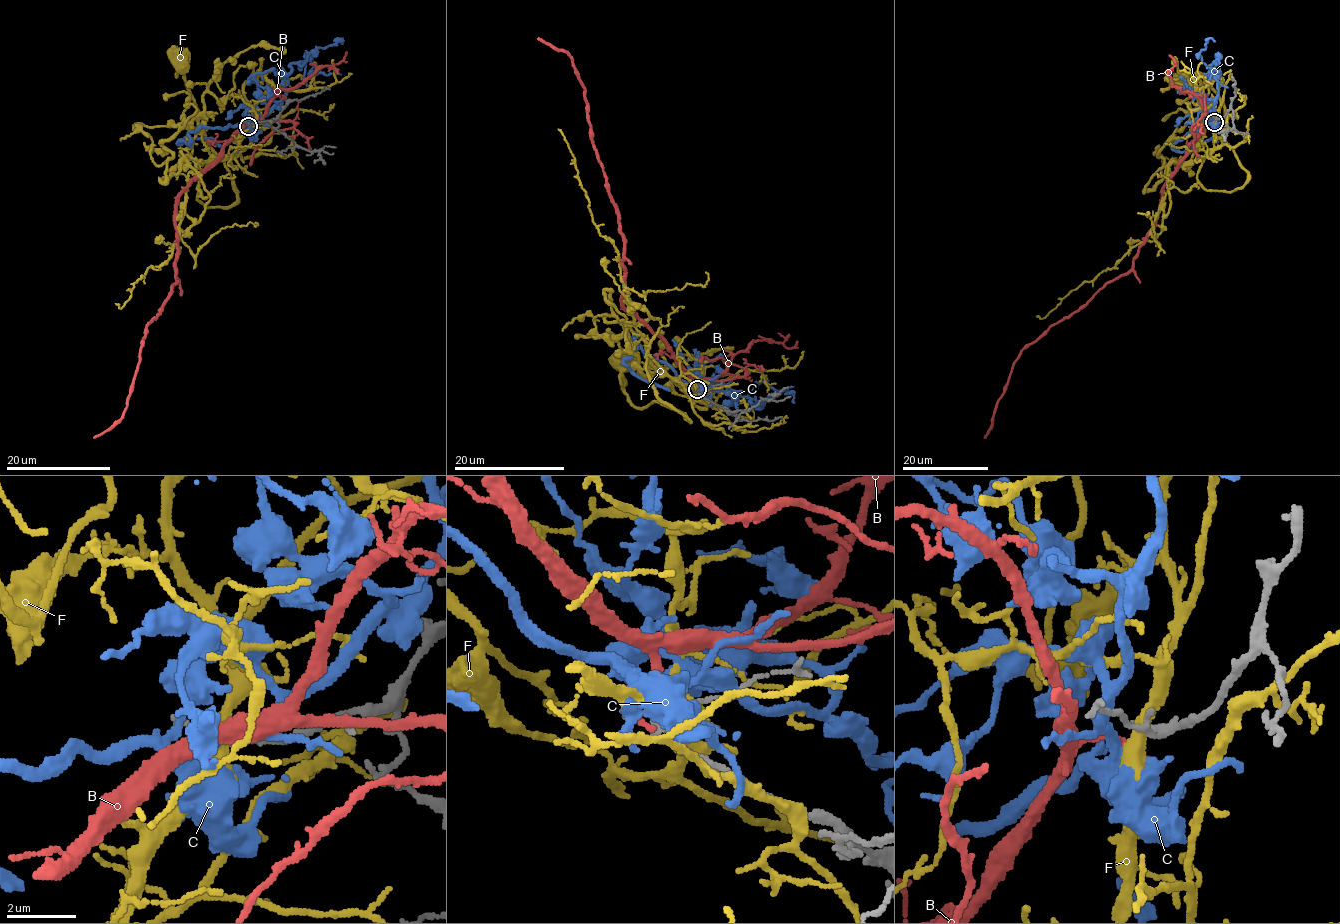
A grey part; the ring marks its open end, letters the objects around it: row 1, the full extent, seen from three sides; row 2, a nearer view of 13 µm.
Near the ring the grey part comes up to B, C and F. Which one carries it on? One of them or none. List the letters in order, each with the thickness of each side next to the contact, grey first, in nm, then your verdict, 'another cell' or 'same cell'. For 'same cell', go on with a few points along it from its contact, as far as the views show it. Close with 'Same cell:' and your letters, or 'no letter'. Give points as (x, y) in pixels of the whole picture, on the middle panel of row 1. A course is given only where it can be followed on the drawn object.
B: 180/180 nm | another cell
C: 170/360 nm | another cell
F: 220/440 nm | another cell
Same cell: no letter

